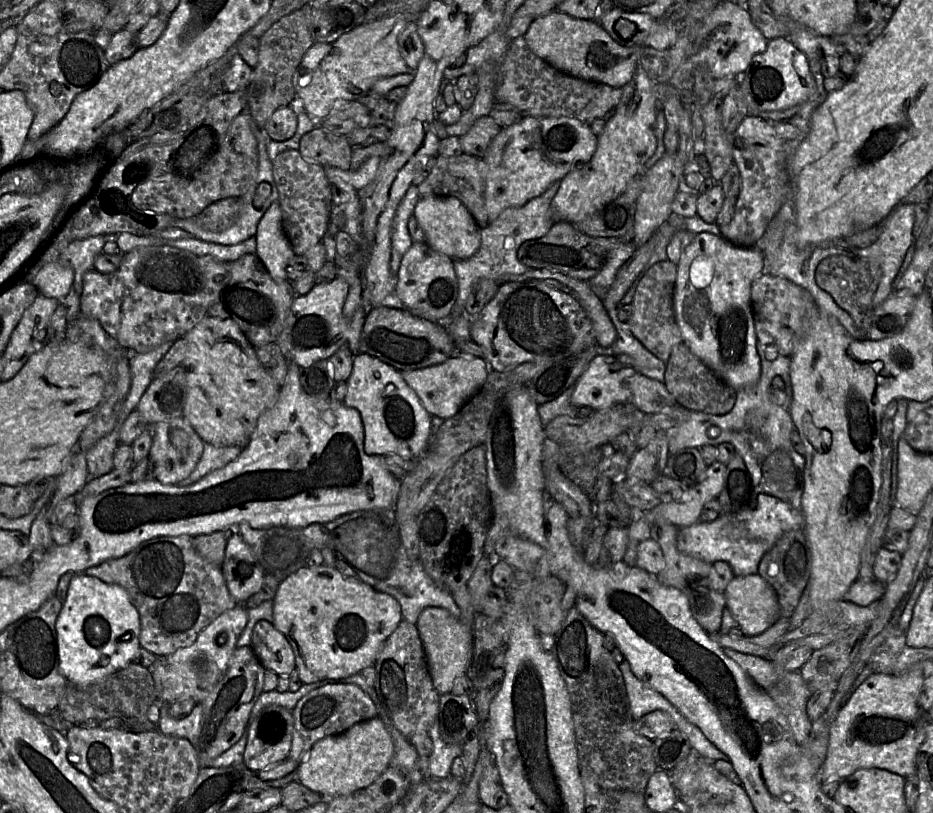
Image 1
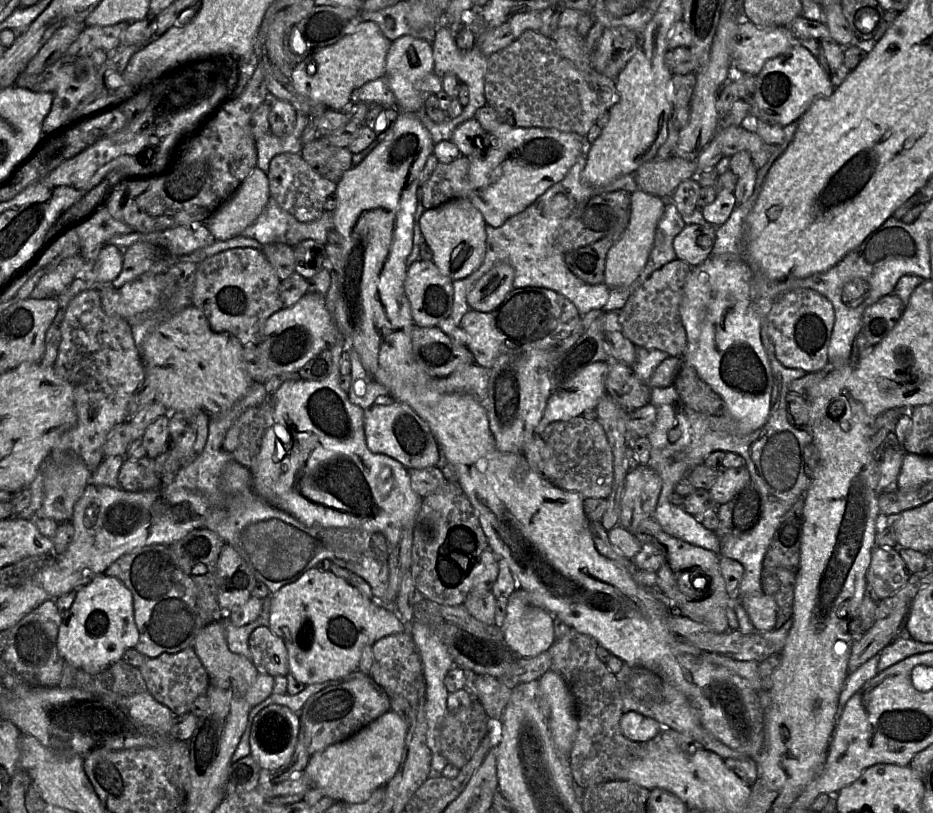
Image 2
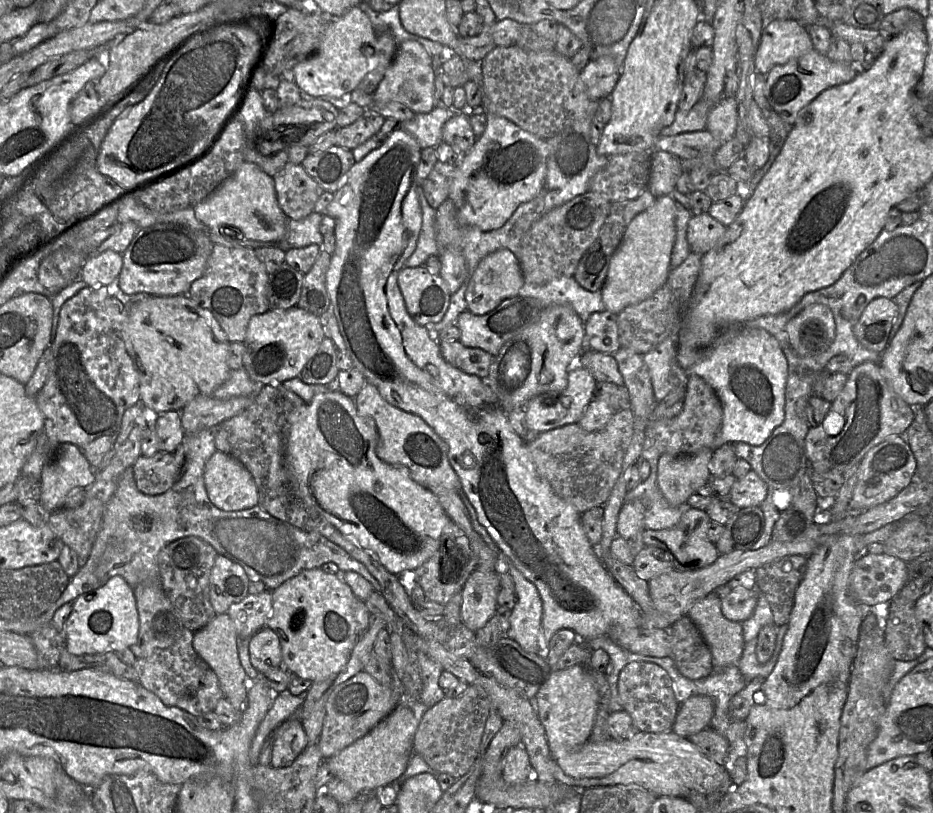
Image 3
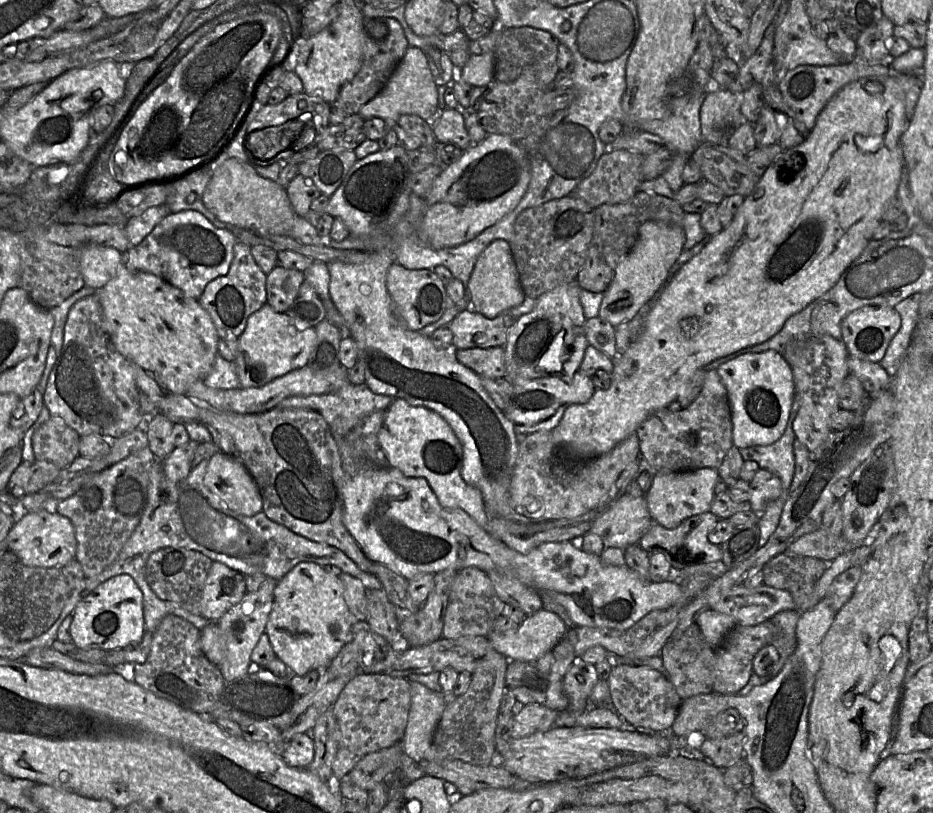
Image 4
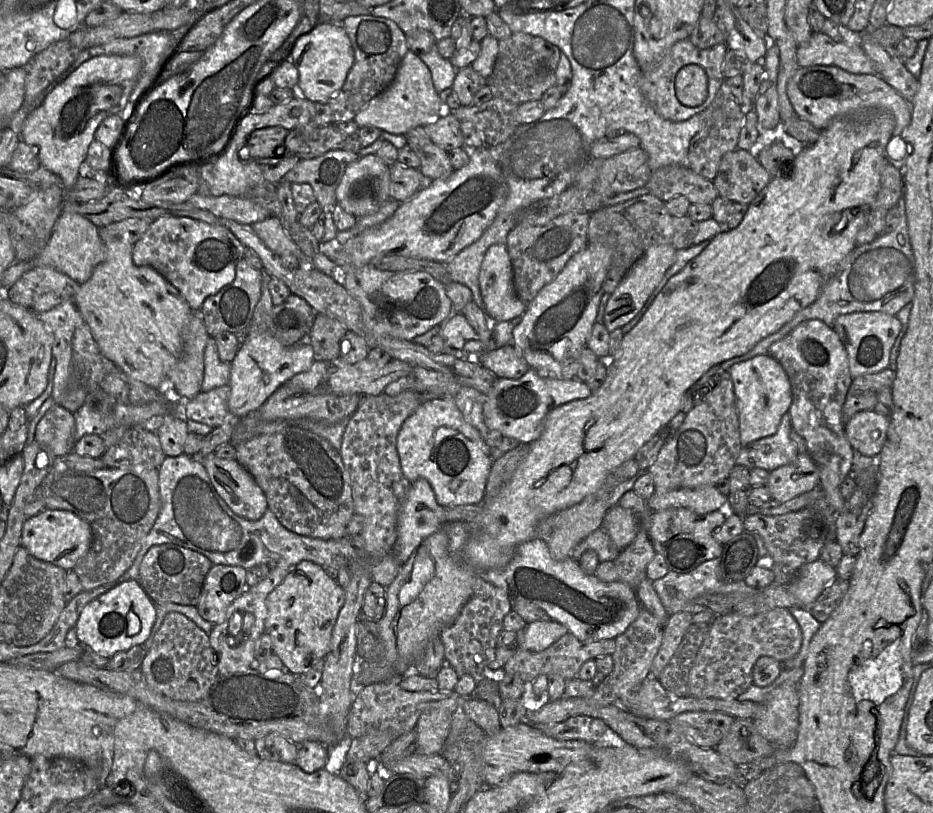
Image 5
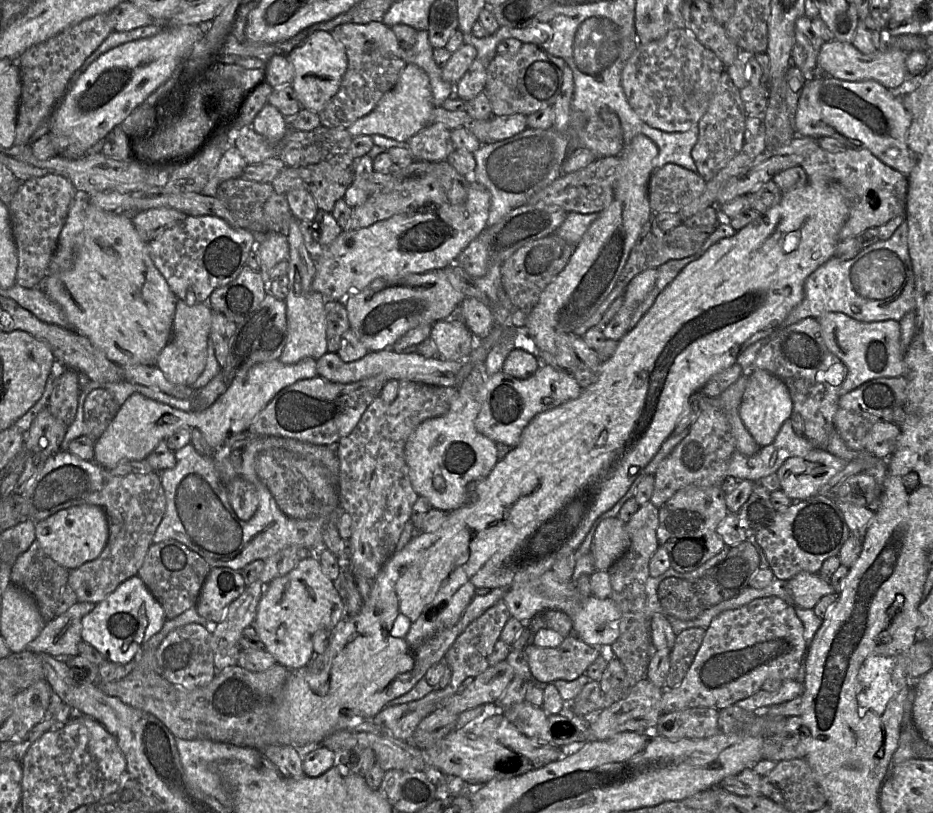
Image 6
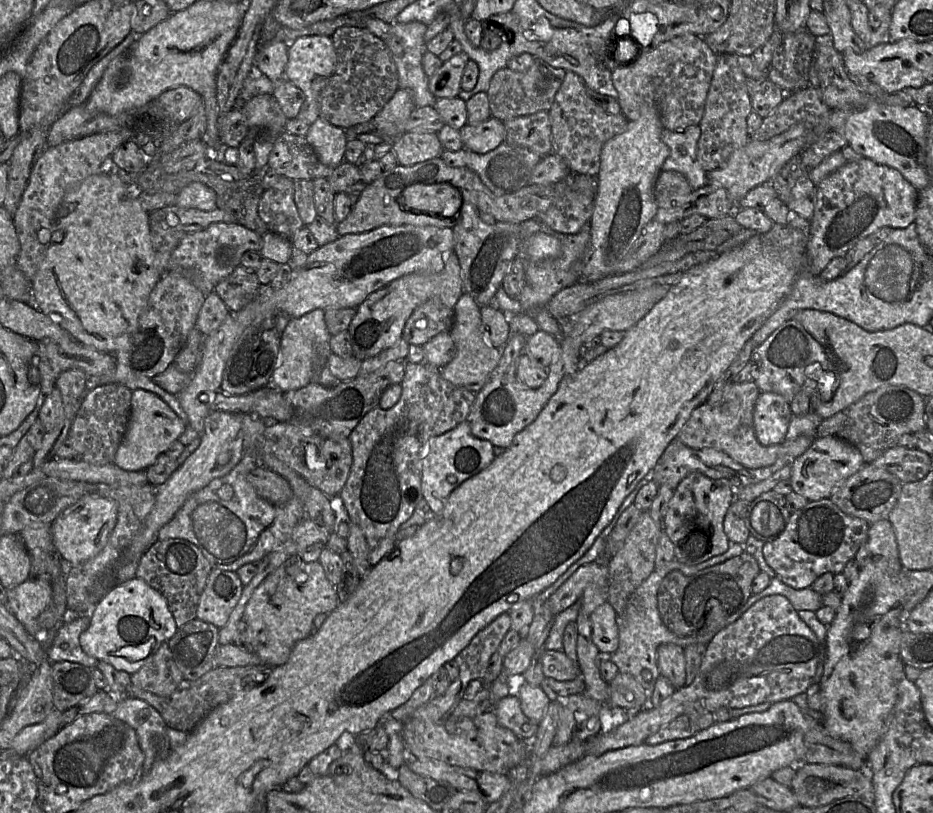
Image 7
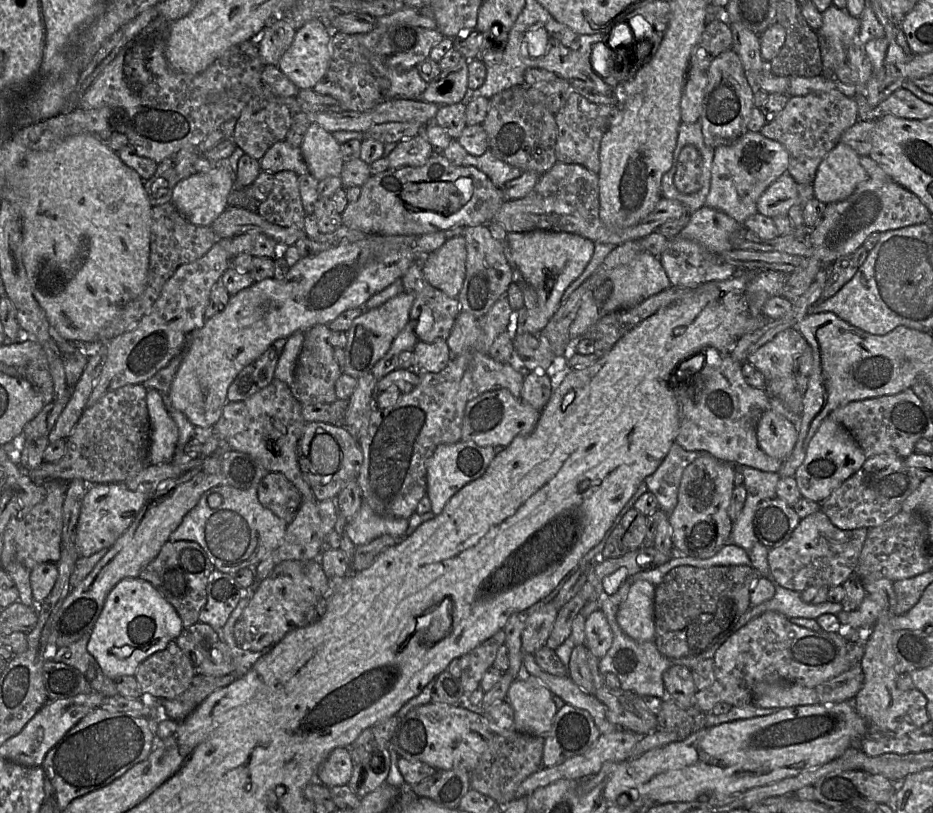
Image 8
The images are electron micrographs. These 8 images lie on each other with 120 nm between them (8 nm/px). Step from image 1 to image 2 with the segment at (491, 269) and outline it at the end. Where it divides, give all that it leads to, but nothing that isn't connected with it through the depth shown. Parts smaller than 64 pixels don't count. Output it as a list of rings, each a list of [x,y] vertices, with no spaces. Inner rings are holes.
[[[582,154],[562,180],[548,188],[525,210],[510,217],[498,228],[486,224],[486,249],[481,265],[466,278],[452,282],[452,312],[448,318],[437,325],[444,333],[449,334],[454,328],[460,327],[462,317],[469,310],[468,293],[485,273],[502,262],[508,263],[514,268],[514,288],[539,287],[553,290],[570,300],[581,316],[605,306],[610,289],[604,282],[596,285],[588,284],[568,269],[564,262],[564,254],[557,248],[558,231],[562,222],[581,201],[604,192],[620,189],[633,193],[638,190],[638,185],[634,173],[621,176],[605,186],[587,184],[581,179],[585,164],[586,155]]]

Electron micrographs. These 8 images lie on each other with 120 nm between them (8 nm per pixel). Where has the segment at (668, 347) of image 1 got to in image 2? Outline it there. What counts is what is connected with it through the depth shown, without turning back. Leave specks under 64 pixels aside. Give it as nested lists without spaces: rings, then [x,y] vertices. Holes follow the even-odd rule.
[[[678,258],[654,271],[632,292],[623,307],[622,333],[636,347],[666,352],[670,357],[683,357],[687,337],[680,316],[684,285],[692,267]]]

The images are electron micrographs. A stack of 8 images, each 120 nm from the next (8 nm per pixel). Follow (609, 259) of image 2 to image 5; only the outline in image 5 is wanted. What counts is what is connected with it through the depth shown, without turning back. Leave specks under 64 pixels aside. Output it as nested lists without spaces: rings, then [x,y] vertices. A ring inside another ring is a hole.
[[[667,244],[652,245],[630,268],[616,289],[610,294],[606,304],[603,324],[610,333],[630,322],[644,307],[650,295],[660,284],[666,271],[673,265],[677,251],[674,247]]]

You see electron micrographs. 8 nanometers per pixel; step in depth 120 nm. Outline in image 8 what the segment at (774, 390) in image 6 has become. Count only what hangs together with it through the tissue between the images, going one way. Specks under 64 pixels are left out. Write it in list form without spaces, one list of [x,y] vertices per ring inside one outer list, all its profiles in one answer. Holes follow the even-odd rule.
[[[767,409],[757,426],[759,447],[770,457],[784,462],[798,439],[798,428],[783,415]]]

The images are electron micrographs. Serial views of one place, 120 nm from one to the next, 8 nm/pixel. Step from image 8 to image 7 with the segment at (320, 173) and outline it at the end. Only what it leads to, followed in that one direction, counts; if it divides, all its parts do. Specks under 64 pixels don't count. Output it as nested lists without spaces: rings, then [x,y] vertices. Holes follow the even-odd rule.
[[[319,116],[310,125],[305,137],[324,165],[336,168],[345,161],[348,131],[330,124]]]

